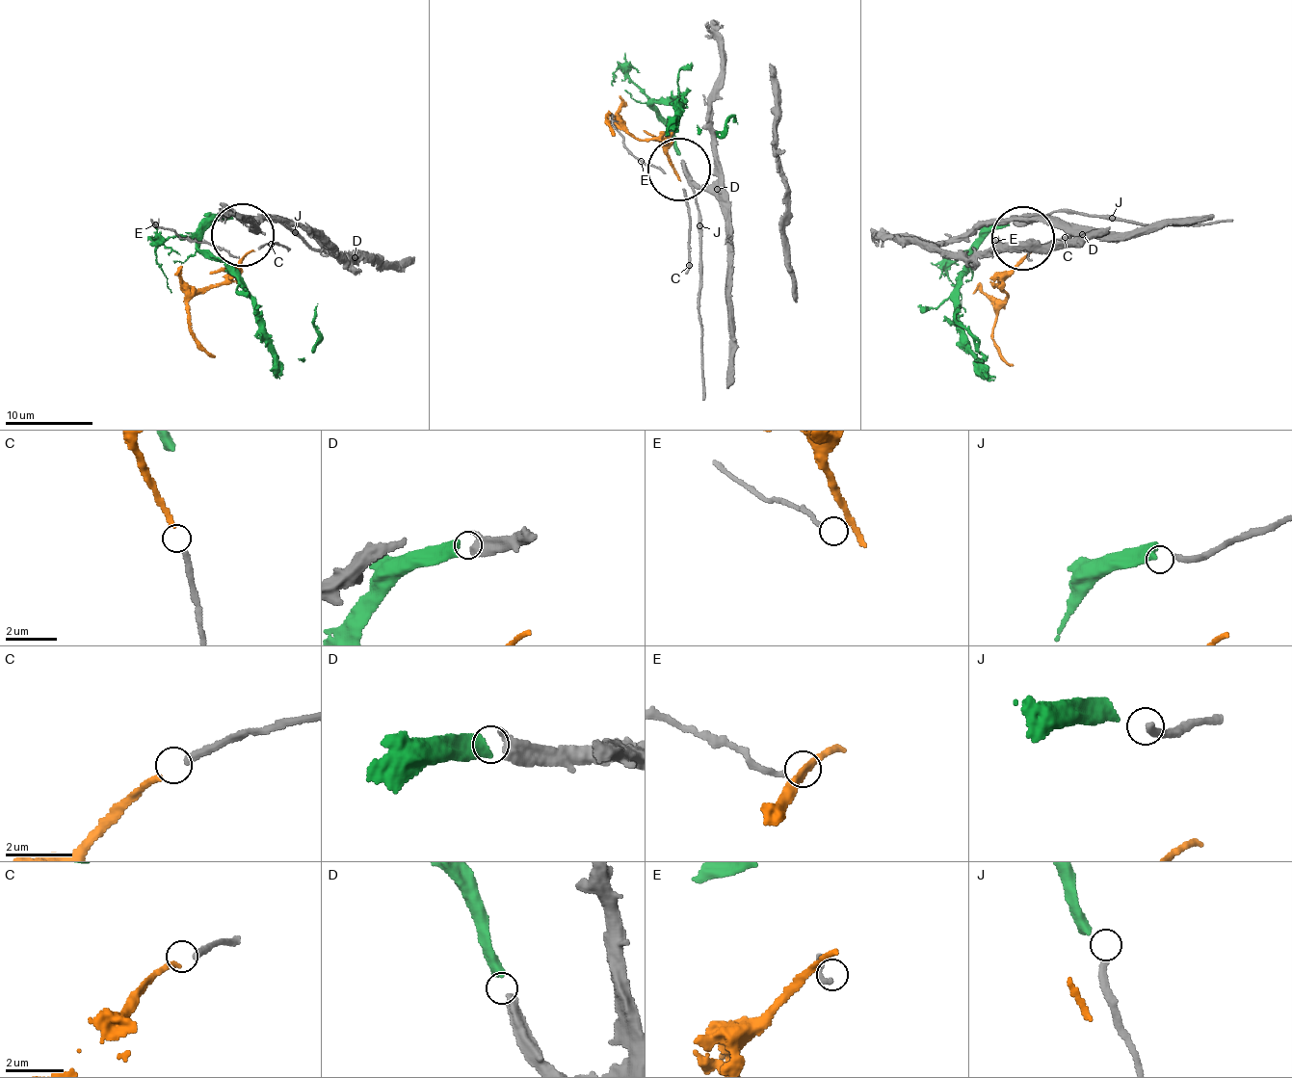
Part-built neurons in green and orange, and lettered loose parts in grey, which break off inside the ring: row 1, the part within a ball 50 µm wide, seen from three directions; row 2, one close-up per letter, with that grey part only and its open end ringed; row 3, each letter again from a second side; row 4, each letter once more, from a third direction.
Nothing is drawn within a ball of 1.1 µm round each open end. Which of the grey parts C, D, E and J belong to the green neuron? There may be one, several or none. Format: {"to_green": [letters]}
{"to_green": ["D"]}

